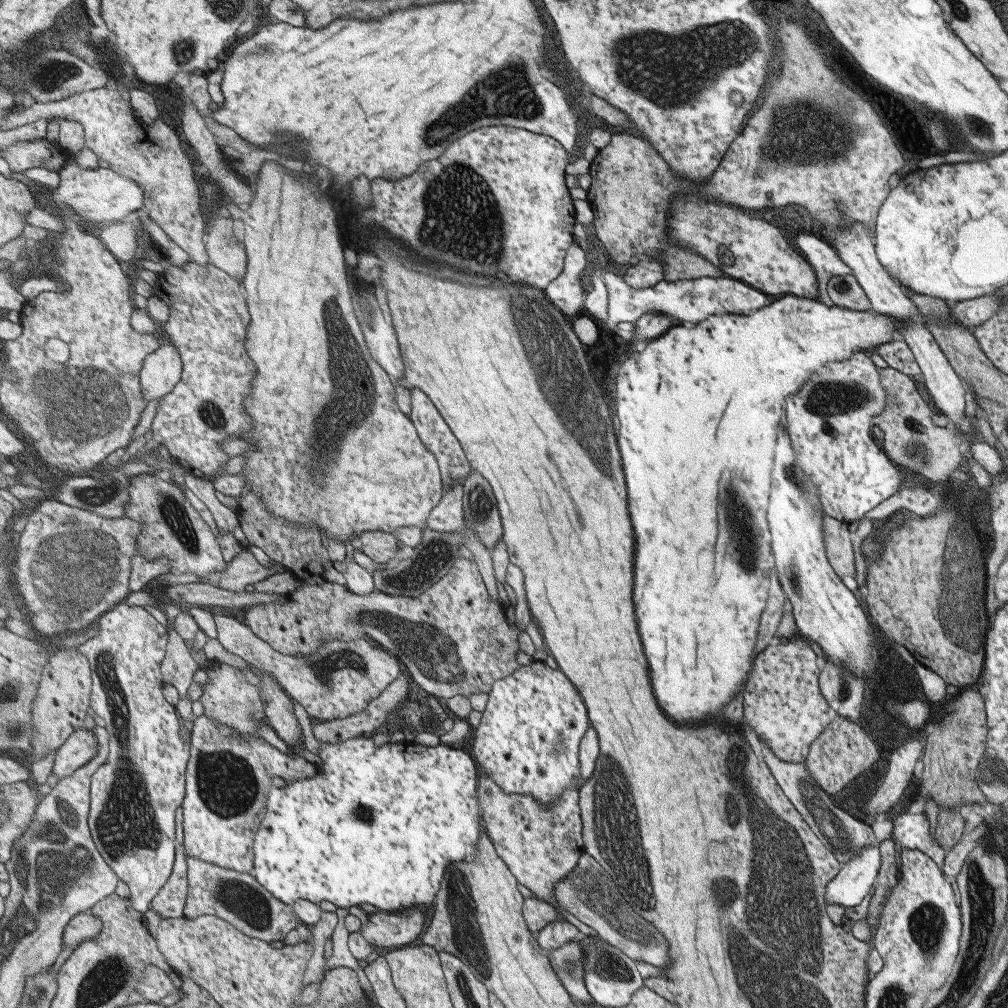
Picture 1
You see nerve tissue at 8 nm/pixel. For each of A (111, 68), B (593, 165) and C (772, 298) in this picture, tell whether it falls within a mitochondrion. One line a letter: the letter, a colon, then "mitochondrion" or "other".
A: other
B: other
C: other

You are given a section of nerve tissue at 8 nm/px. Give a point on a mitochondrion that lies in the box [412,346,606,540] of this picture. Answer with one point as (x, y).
(479, 502)

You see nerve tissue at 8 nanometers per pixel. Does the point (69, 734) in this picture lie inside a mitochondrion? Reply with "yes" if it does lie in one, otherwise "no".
no

